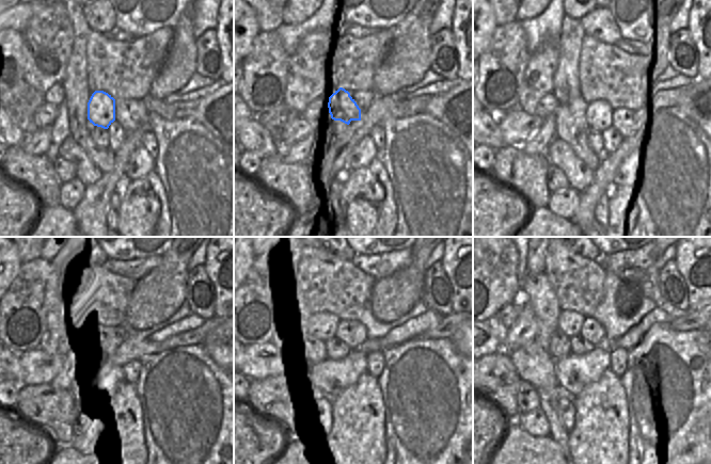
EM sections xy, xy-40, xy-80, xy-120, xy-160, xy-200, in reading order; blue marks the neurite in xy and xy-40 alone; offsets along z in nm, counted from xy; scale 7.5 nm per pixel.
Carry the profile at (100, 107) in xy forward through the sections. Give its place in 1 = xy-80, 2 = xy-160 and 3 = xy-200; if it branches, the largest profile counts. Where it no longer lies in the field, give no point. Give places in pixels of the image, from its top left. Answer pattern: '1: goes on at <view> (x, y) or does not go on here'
1: goes on at xy-80 (579, 105)
2: goes on at xy-160 (327, 323)
3: goes on at xy-200 (569, 322)

